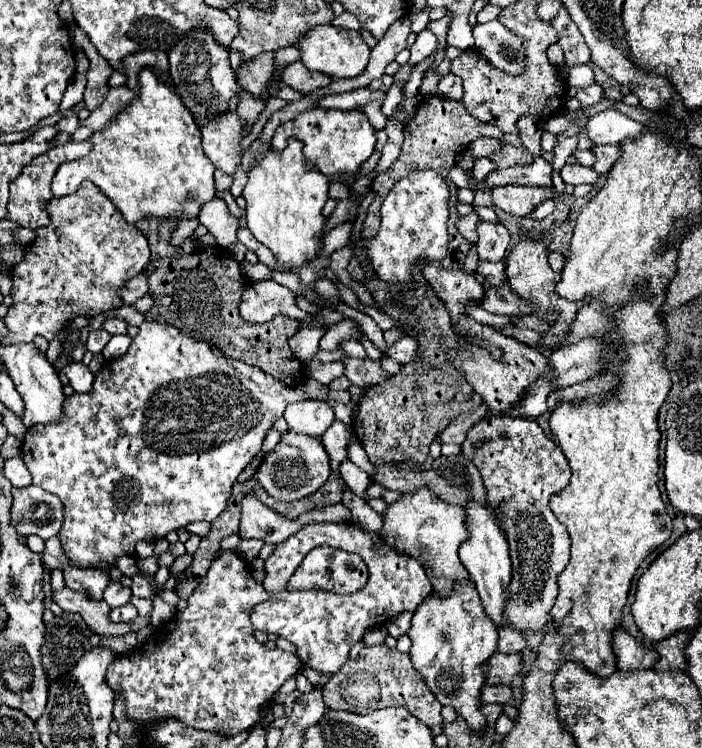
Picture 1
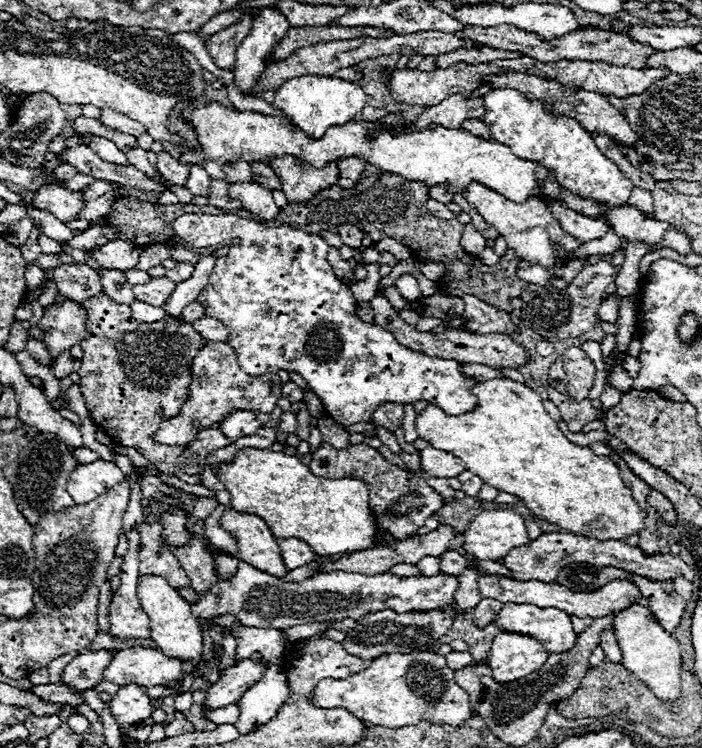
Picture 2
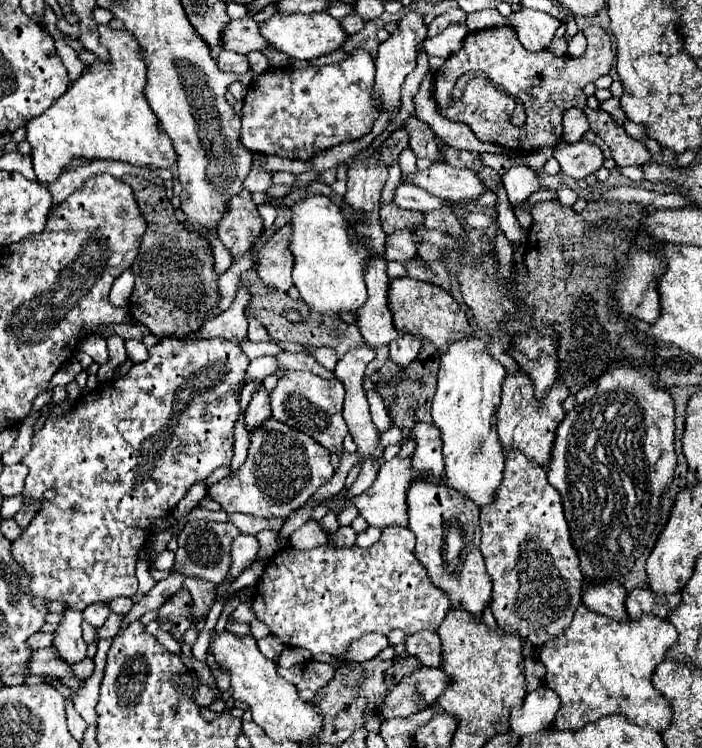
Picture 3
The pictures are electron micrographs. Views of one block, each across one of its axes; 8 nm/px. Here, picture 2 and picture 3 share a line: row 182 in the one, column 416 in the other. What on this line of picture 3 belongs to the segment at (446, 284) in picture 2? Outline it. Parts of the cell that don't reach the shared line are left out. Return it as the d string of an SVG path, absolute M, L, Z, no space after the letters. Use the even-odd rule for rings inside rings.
M422 338L422 348L420 348L420 358L412 360L408 366L402 366L396 376L386 376L382 382L376 384L376 392L380 394L382 402L386 404L388 416L394 426L412 430L416 422L432 422L430 416L430 404L436 392L436 376L438 376L438 366L440 366L440 352L438 348Z

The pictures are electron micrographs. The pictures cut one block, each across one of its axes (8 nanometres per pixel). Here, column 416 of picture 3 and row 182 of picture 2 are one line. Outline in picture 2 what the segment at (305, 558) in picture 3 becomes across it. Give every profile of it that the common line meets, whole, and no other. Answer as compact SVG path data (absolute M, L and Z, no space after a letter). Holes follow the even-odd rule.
M512 88L486 92L484 108L484 122L488 124L494 140L510 146L520 158L530 158L532 162L554 170L560 186L564 186L566 190L574 190L574 194L606 202L608 206L620 206L622 202L628 202L634 188L632 182L618 170L618 166L610 158L606 158L598 150L592 136L586 134L582 126L578 126L578 122L574 122L572 118L554 118L546 114L544 102L530 102Z

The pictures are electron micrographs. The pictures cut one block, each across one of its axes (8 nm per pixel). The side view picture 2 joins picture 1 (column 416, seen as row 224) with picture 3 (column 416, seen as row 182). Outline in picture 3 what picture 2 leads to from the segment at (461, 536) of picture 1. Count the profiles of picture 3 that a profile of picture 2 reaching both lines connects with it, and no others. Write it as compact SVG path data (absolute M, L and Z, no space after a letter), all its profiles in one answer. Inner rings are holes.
M406 438L400 446L400 452L388 460L388 462L382 462L380 470L378 470L378 476L374 480L374 484L360 496L351 498L349 502L354 504L358 510L360 510L360 516L366 518L366 522L370 526L376 526L376 528L386 528L386 526L408 526L408 506L406 494L410 484L418 478L422 478L424 474L420 474L418 470L412 468L412 454L414 454L414 448L416 448L416 442L412 438Z

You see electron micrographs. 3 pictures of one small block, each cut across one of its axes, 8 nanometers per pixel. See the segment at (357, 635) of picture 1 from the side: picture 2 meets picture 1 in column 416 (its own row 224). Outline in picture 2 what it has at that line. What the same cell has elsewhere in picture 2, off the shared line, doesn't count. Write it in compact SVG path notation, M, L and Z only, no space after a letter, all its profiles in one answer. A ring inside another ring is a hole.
M544 198L544 202L550 206L550 210L554 210L554 216L558 218L558 222L562 222L562 228L568 234L574 234L578 238L578 242L588 242L594 238L602 238L608 232L608 222L604 218L588 218L582 216L578 212L570 212L566 206L562 206L556 200Z

